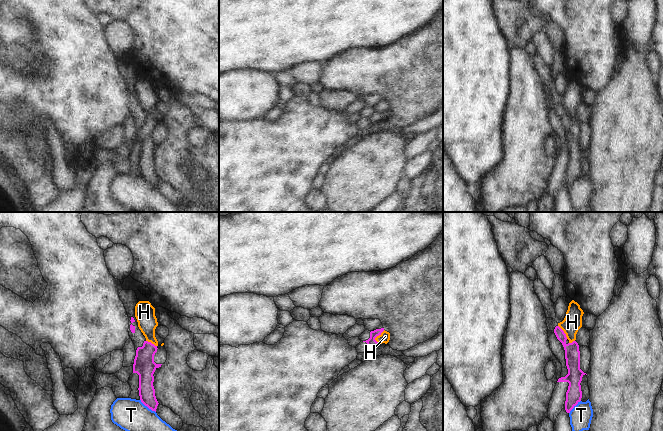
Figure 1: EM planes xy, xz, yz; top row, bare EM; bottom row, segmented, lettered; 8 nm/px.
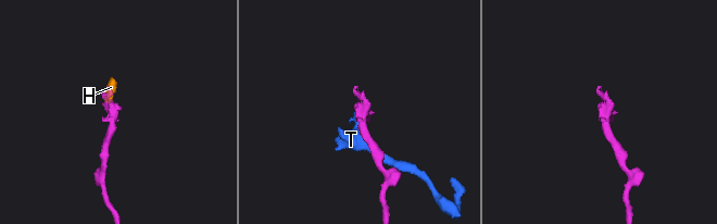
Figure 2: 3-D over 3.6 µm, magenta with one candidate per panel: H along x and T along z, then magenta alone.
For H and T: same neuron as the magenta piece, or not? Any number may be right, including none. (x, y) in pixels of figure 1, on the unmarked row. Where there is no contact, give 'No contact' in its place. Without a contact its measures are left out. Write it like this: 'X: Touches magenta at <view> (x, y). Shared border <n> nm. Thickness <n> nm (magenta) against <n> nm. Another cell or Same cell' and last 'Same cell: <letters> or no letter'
H: Touches magenta at xz (376, 112). Shared border 130 nm. Thickness 80 nm (magenta) against 80 nm. Another cell
T: Touches magenta at xy (147, 182). Shared border 170 nm. Thickness 130 nm (magenta) against 260 nm. Another cell
Same cell: no letter.

